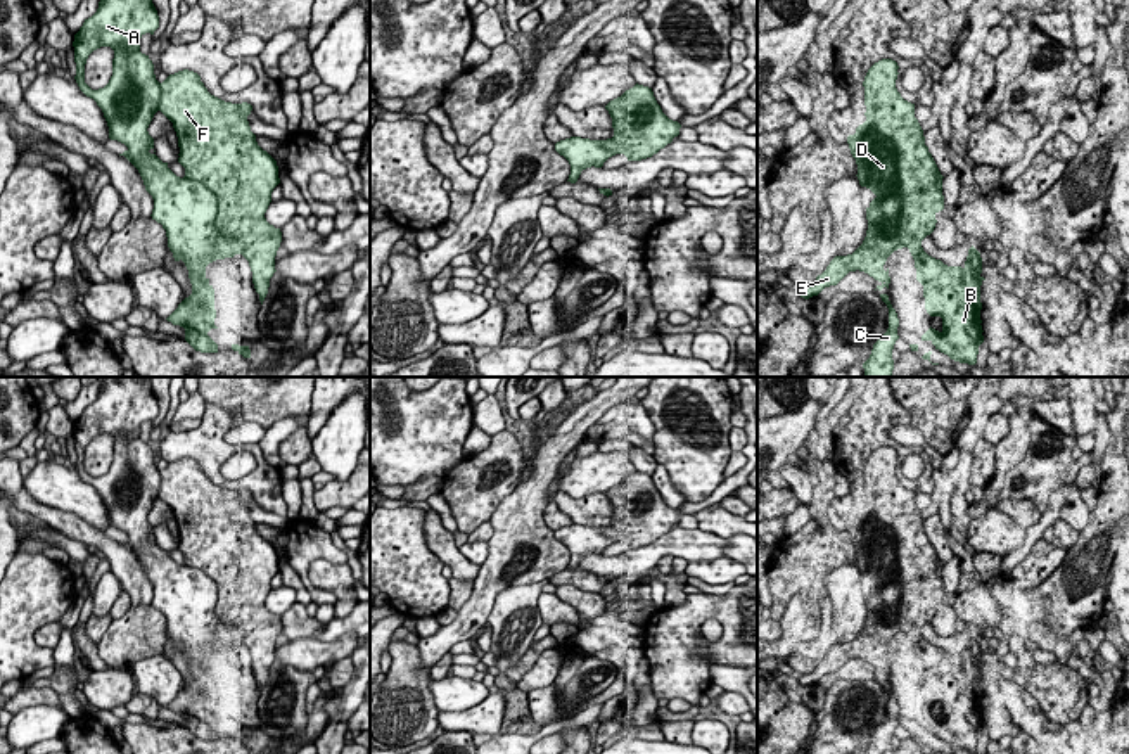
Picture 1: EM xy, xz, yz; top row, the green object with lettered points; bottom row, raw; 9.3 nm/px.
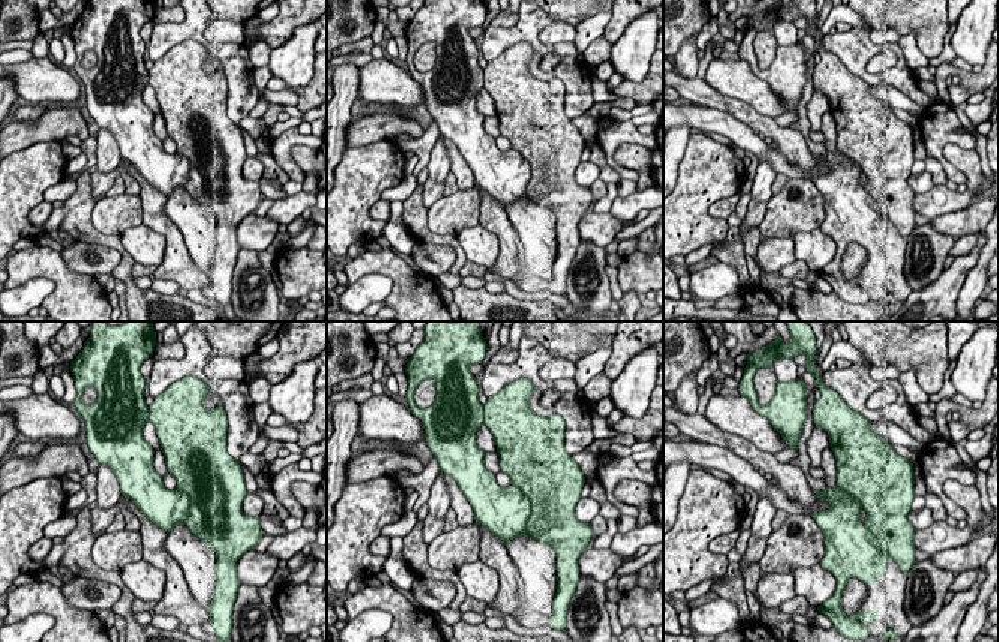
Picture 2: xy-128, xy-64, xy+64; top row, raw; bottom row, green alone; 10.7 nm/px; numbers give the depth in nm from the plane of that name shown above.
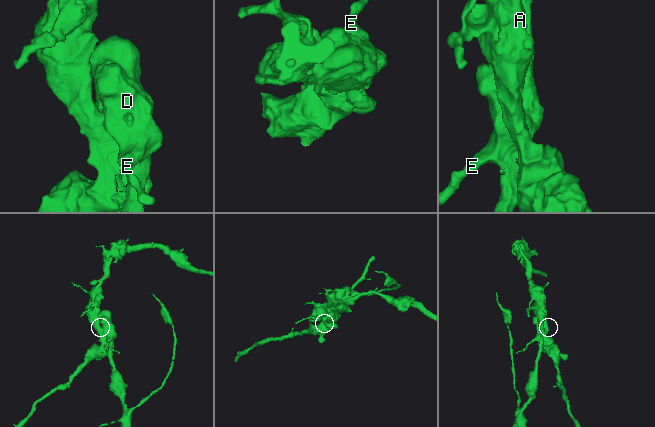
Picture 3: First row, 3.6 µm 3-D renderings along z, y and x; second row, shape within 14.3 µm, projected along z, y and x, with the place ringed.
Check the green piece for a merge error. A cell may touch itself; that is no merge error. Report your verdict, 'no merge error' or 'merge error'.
merge error

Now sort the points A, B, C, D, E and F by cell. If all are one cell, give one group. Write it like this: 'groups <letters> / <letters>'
groups A B / C D E F

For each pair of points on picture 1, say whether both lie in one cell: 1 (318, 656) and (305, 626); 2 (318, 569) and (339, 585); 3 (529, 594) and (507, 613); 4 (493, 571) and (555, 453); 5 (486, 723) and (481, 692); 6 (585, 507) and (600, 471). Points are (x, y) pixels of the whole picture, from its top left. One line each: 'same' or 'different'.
1: different
2: same
3: same
4: same
5: different
6: different

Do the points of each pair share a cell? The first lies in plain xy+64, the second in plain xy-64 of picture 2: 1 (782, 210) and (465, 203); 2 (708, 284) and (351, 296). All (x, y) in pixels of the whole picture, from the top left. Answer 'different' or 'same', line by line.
1: same
2: same

